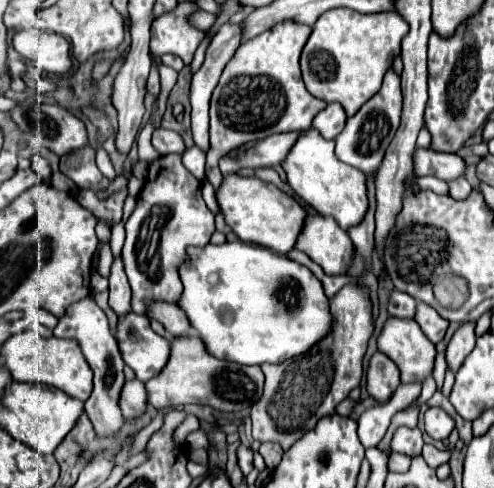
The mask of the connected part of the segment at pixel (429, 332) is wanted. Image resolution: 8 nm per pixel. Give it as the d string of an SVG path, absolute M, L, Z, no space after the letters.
M420 302L420 304L416 306L416 316L414 316L414 320L420 324L422 332L424 332L434 344L444 338L446 328L448 328L448 322L446 322L432 306L426 306L424 302Z

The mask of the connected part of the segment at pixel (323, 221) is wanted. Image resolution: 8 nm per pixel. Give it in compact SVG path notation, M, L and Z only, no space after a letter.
M320 214L306 216L294 248L308 254L326 274L346 274L354 250L346 232L332 218Z

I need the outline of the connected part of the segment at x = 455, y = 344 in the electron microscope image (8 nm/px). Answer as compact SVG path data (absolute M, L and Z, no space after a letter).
M464 322L464 324L454 332L454 336L452 336L450 342L448 342L446 360L448 360L448 366L450 366L454 372L458 370L458 366L464 362L466 354L470 354L470 350L472 350L474 344L476 344L474 328L476 328L476 322Z

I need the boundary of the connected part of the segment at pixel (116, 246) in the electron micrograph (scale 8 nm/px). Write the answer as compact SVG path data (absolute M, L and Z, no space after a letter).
M120 220L120 222L112 228L112 240L110 240L112 254L118 254L118 256L120 256L122 244L124 244L124 220Z

